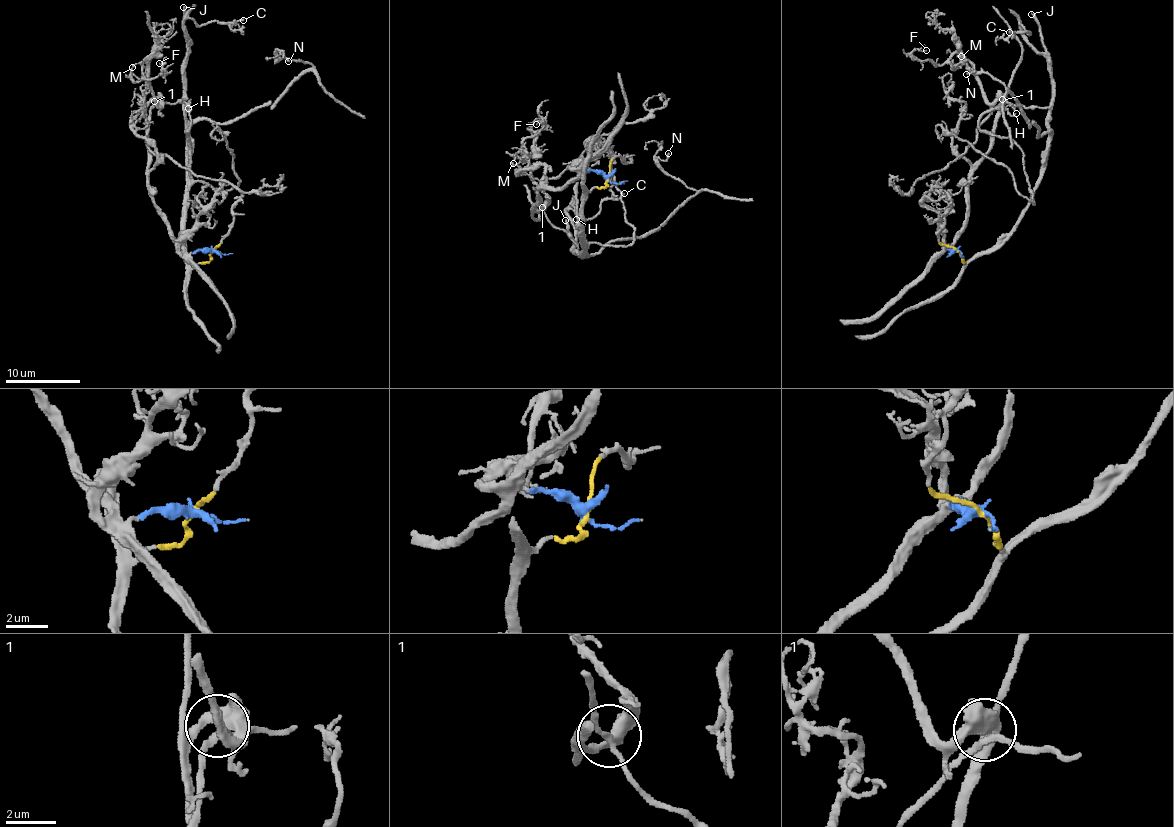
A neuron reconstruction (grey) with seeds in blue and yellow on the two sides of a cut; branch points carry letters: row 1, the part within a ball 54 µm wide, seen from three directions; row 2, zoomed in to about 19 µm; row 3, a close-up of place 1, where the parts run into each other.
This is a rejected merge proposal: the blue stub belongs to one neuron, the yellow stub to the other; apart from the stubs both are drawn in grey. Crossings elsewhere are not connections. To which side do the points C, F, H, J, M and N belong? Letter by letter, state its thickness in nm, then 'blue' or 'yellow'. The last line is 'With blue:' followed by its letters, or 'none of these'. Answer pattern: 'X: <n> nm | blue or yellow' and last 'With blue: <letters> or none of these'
C: 160 nm | yellow
F: 110 nm | blue
H: 140 nm | yellow
J: 280 nm | yellow
M: 140 nm | blue
N: 180 nm | yellow
With blue: F, M

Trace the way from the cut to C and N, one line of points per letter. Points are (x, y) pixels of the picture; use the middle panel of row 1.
C: (607, 178), (584, 200), (582, 254), (573, 252), (567, 212), (591, 217), (604, 200), (624, 194)
N: (607, 178), (584, 200), (583, 256), (642, 238), (692, 197), (695, 191), (657, 161), (668, 152)

